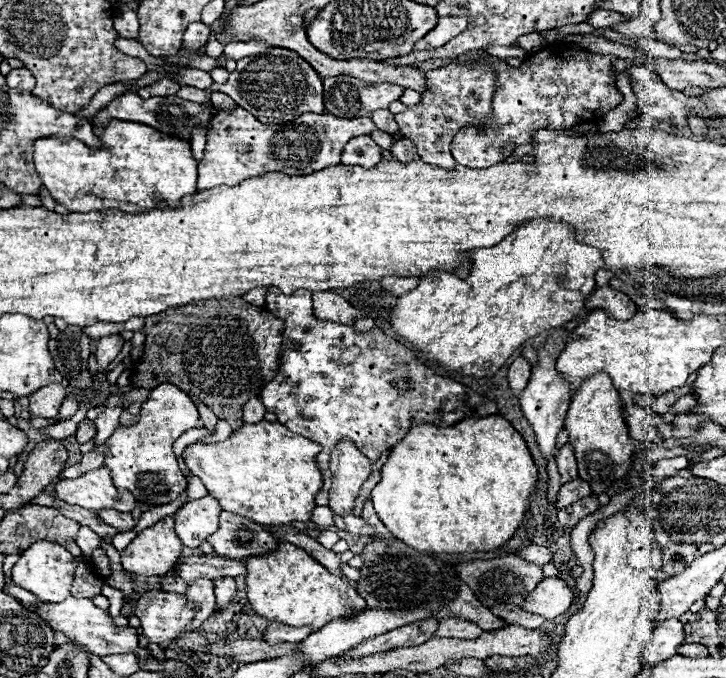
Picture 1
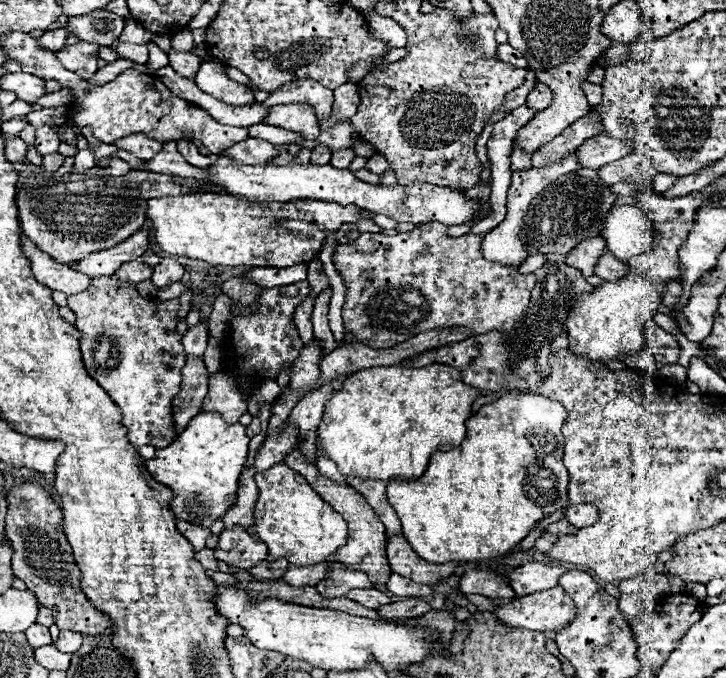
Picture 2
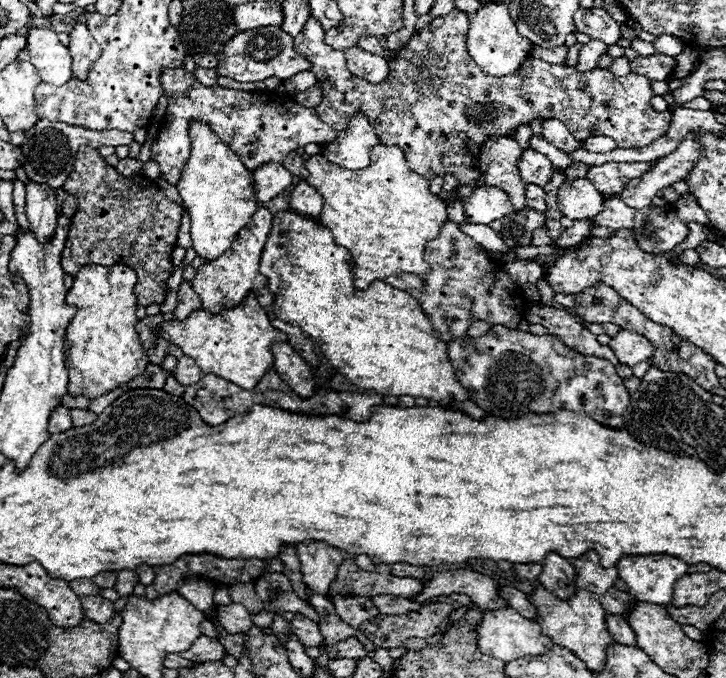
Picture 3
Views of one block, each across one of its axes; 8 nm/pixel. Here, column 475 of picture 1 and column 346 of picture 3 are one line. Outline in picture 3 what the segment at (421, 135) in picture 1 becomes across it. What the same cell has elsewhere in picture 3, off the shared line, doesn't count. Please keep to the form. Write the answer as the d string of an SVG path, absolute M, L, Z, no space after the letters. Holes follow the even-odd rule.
M452 10L446 16L434 18L426 28L418 30L402 50L396 52L394 59L388 61L388 78L380 84L372 84L350 74L350 70L346 68L344 52L338 52L324 42L324 28L316 18L310 18L304 30L294 38L294 48L312 62L312 72L318 80L324 82L324 100L320 106L316 106L316 112L322 122L330 124L336 132L340 132L346 128L348 120L362 110L362 114L370 118L370 124L374 126L376 136L380 138L380 144L400 146L410 170L418 172L420 176L426 176L426 180L432 180L438 174L454 174L462 186L486 186L478 170L478 156L482 144L490 136L512 136L518 126L530 124L534 118L562 120L576 140L586 140L590 136L610 136L618 148L642 148L668 132L672 114L656 112L652 108L650 100L654 92L650 80L646 80L644 76L614 76L606 68L578 72L572 66L548 64L532 56L522 60L522 68L518 68L518 72L512 72L510 76L490 76L482 72L478 64L474 64L466 50L468 26L470 20L460 10Z

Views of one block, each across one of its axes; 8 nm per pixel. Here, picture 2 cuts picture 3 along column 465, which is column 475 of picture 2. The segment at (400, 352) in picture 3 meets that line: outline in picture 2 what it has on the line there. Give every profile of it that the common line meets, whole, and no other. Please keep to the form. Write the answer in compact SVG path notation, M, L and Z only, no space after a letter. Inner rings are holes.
M400 362L392 366L364 368L350 374L342 388L328 400L324 418L318 426L318 436L326 456L334 460L338 470L346 476L354 474L370 480L418 478L424 474L432 452L458 446L466 438L464 422L472 416L472 402L476 398L478 390L464 384L462 374L446 364L414 368Z

